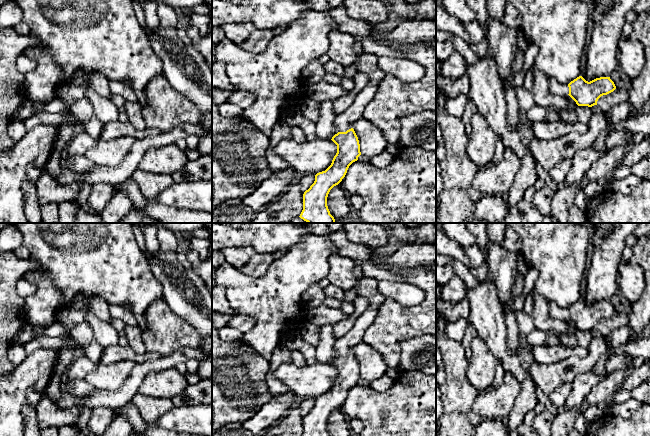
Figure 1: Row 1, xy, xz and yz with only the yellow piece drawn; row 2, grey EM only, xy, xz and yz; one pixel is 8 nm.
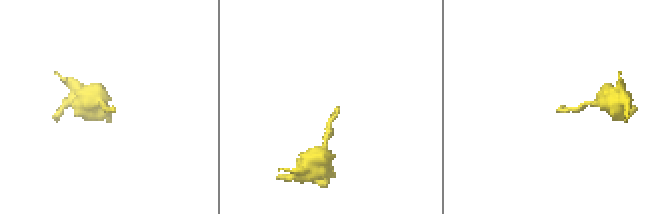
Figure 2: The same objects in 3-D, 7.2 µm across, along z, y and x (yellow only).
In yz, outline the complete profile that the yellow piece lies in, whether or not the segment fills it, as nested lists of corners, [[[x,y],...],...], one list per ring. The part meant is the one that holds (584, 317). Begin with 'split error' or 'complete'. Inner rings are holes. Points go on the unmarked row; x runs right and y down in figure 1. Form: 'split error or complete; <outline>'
split error; [[[582,300],[577,301],[569,308],[562,308],[554,301],[548,303],[549,315],[553,319],[566,321],[569,319],[578,330],[592,331],[597,329],[598,323],[616,313],[610,301],[596,302],[590,306]]]

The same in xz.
split error; [[[368,307],[349,332],[336,339],[334,349],[339,356],[331,364],[337,369],[337,377],[331,389],[325,395],[317,397],[314,407],[304,416],[302,436],[330,436],[327,430],[330,414],[342,405],[349,390],[361,379],[359,364],[352,348],[363,341],[363,336],[377,313],[378,307]]]

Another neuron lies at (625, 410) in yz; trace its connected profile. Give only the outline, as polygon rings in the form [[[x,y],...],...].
[[[629,399],[622,404],[611,403],[611,414],[622,417],[624,419],[630,418],[641,406],[643,403]]]

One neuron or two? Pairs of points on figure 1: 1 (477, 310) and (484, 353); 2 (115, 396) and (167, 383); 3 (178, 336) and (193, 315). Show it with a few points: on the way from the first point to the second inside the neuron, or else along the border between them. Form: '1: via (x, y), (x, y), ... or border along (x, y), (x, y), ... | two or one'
1: border along (477, 336), (496, 359) | two
2: border along (151, 370), (144, 377), (137, 392) | two
3: border along (170, 307), (185, 319), (201, 337) | two

